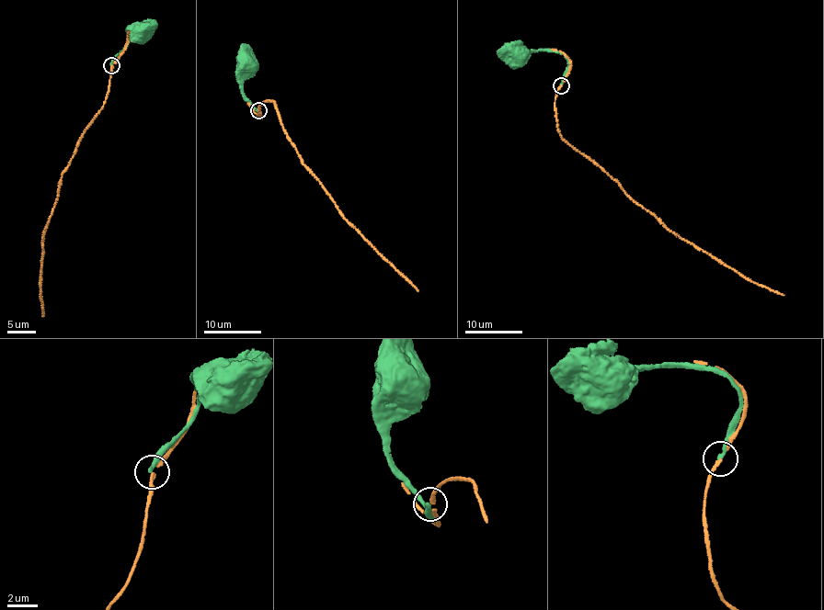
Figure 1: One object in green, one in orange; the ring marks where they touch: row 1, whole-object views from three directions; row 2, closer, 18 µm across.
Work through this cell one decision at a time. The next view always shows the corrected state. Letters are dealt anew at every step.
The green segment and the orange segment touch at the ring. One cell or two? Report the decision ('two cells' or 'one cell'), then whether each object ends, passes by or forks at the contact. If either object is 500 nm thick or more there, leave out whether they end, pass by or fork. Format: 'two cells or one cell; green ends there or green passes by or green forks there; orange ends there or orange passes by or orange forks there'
two cells; green ends there; orange passes by

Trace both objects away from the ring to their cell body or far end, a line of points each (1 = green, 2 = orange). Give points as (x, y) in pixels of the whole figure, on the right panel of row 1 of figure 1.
1: (561, 84), (567, 65), (563, 54), (529, 50), (518, 59), (514, 58), (515, 54)
2: (561, 84), (555, 107), (563, 139), (617, 179), (631, 198), (680, 237), (749, 279), (784, 295)

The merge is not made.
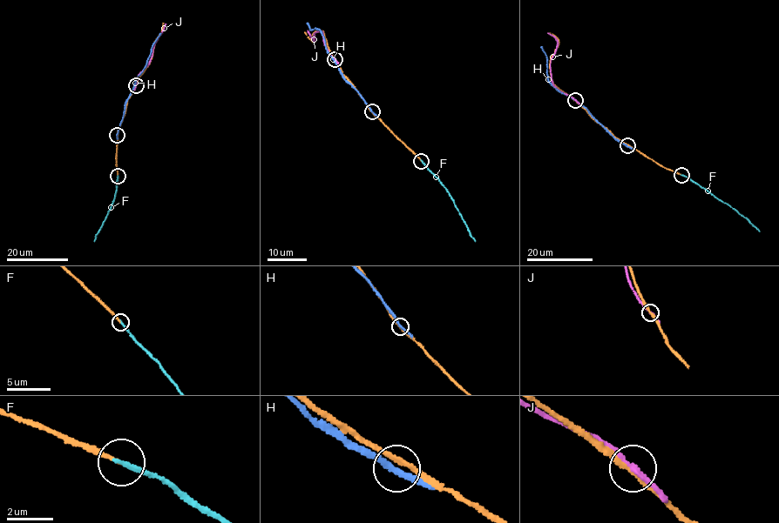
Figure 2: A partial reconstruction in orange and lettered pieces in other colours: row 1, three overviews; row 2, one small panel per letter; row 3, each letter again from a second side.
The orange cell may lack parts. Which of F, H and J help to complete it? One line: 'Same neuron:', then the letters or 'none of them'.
Same neuron: F

